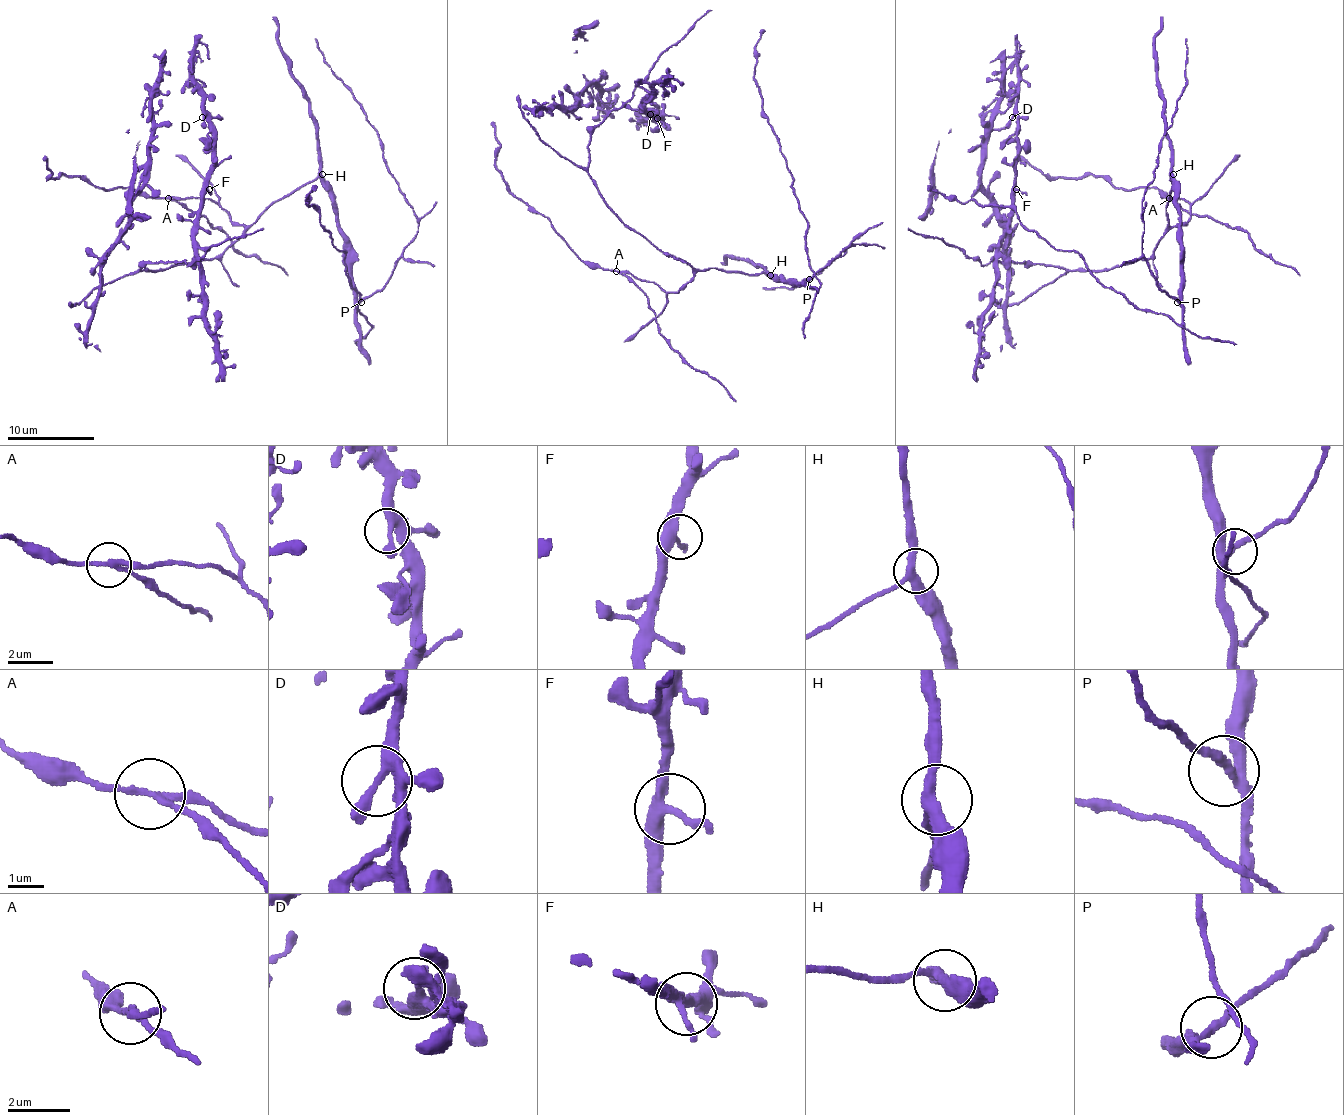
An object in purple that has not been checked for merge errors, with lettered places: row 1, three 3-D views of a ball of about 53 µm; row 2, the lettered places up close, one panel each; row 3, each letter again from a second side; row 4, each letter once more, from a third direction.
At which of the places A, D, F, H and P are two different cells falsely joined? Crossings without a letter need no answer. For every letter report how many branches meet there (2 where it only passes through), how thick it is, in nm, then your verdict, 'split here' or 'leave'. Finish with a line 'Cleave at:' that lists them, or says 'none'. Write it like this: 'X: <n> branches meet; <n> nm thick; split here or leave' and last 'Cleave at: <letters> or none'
A: 3 branches meet; 150 nm thick; split here
D: 3 branches meet; 280 nm thick; leave
F: 3 branches meet; 320 nm thick; leave
H: 3 branches meet; 320 nm thick; leave
P: 3 branches meet; 280 nm thick; leave
Cleave at: A

